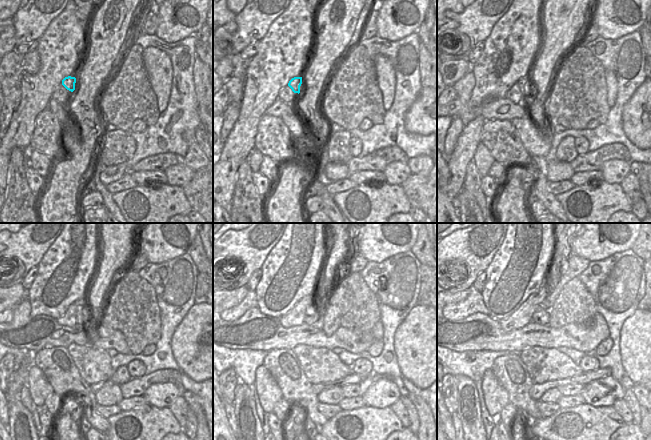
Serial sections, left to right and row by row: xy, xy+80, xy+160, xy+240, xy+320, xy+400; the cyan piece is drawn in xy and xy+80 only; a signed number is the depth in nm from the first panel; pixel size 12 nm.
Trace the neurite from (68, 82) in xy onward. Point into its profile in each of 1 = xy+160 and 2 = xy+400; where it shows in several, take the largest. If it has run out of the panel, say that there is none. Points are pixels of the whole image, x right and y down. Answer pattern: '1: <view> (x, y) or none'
1: xy+160 (527, 88)
2: xy+400 (540, 316)

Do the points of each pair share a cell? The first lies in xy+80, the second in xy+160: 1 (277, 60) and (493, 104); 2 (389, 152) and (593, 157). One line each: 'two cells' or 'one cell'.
1: two cells
2: one cell

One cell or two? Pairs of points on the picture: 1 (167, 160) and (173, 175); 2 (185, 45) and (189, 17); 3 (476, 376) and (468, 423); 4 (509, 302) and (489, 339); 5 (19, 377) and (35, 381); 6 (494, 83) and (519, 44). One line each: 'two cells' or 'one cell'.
1: two cells
2: two cells
3: two cells
4: two cells
5: two cells
6: one cell

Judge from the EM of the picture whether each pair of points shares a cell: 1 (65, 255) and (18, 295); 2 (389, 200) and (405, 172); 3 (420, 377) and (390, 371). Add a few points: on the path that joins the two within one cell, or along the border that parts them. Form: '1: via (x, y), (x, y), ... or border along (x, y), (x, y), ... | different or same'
1: border along (25, 290), (25, 298), (30, 304), (30, 313) | different
2: border along (385, 182), (391, 185), (399, 185) | different
3: border along (395, 350), (401, 374), (419, 388) | different

